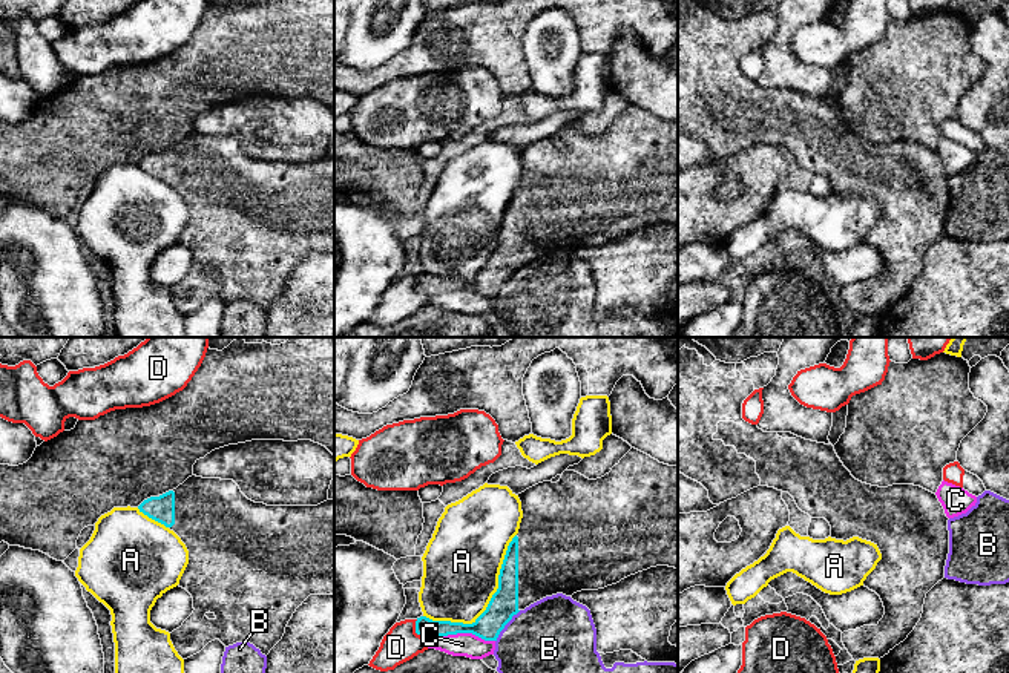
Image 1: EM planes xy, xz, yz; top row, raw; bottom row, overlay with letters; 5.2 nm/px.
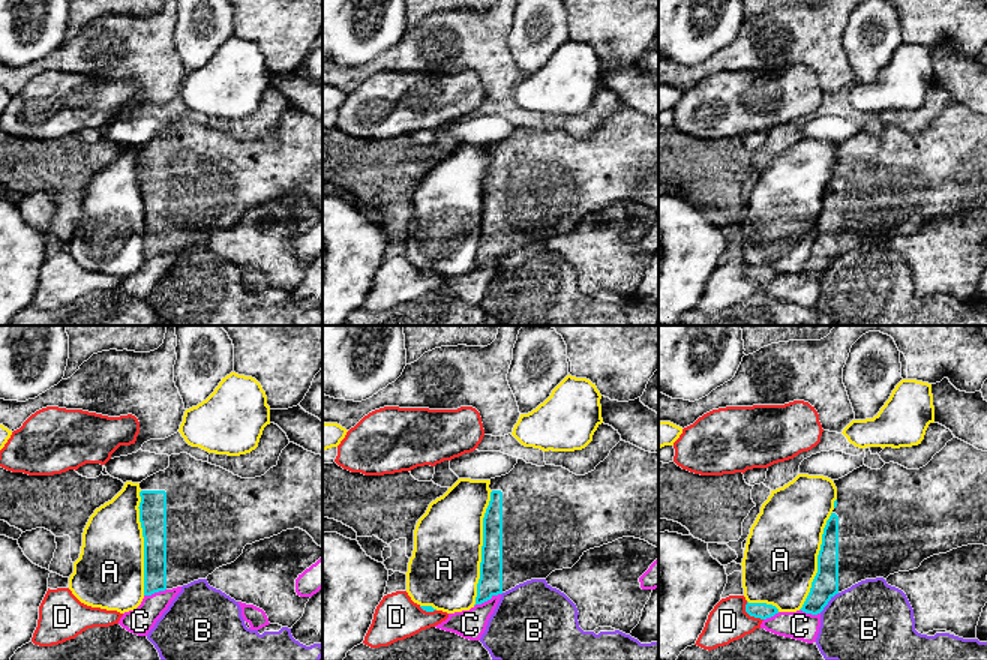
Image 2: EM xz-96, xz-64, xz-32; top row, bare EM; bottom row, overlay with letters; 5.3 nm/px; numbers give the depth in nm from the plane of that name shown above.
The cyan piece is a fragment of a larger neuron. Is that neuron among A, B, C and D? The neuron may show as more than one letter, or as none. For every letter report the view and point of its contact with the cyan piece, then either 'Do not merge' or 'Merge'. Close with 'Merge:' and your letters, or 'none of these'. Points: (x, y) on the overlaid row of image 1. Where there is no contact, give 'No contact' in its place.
A: Touches cyan at xz (489, 603). Do not merge
B: Touches cyan at xz (505, 624). Do not merge
C: Touches cyan at xz (463, 632). Do not merge
D: Touches cyan at xz (417, 633). Do not merge
Merge: none of these

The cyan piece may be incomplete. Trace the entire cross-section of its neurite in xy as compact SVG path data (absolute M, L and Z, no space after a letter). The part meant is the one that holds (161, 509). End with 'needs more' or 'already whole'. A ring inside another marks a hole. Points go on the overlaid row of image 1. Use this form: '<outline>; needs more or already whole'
M192 475L176 489L144 500L138 509L173 530L189 550L189 564L178 586L192 595L195 610L170 633L182 659L199 653L215 639L225 647L250 642L267 656L310 595L334 595L334 500L317 506L267 506L248 500L233 480Z; needs more

